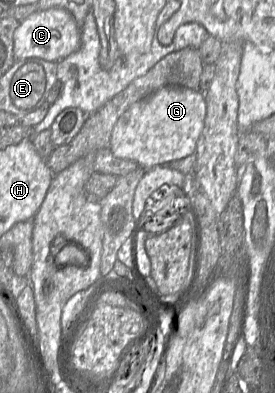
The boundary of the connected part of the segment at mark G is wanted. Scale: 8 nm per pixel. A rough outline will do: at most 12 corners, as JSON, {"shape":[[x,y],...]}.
{"shape":[[168,86],[133,104],[108,149],[151,169],[196,152],[204,92]]}

